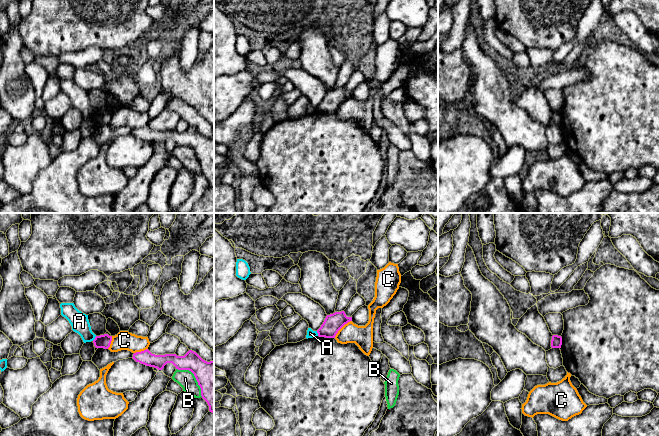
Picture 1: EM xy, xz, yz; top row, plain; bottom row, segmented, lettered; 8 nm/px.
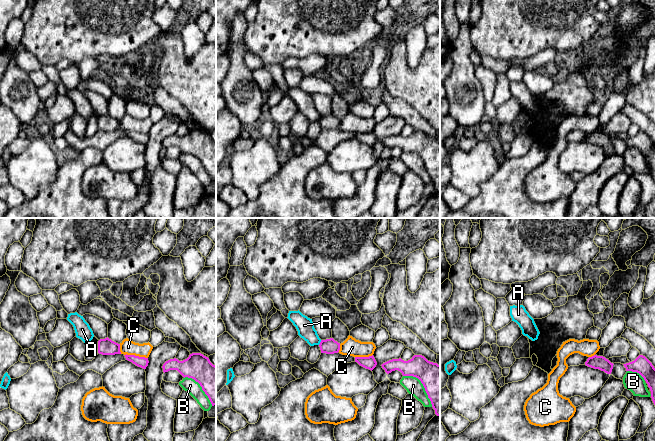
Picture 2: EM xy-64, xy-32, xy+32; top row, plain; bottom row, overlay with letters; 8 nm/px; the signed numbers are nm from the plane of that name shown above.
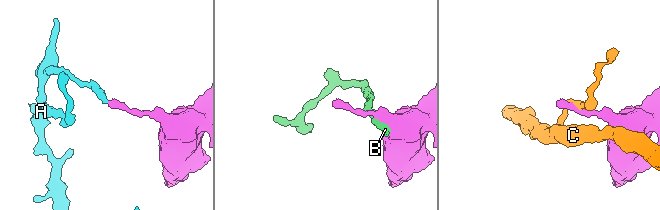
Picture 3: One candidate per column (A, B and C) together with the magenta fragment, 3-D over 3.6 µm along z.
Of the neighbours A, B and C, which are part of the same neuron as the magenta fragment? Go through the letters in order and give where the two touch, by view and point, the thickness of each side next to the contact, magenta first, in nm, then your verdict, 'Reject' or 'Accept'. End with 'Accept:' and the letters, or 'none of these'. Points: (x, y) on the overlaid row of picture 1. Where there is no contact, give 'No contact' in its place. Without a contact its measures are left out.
A: Touches magenta at xy (95, 338). Thickness 110 nm (magenta) against 150 nm. Reject
B: Touches magenta at xy (195, 377). Thickness 260 nm (magenta) against 140 nm. Reject
C: Touches magenta at xz (341, 327). Thickness 150 nm (magenta) against 170 nm. Reject
Accept: none of these

